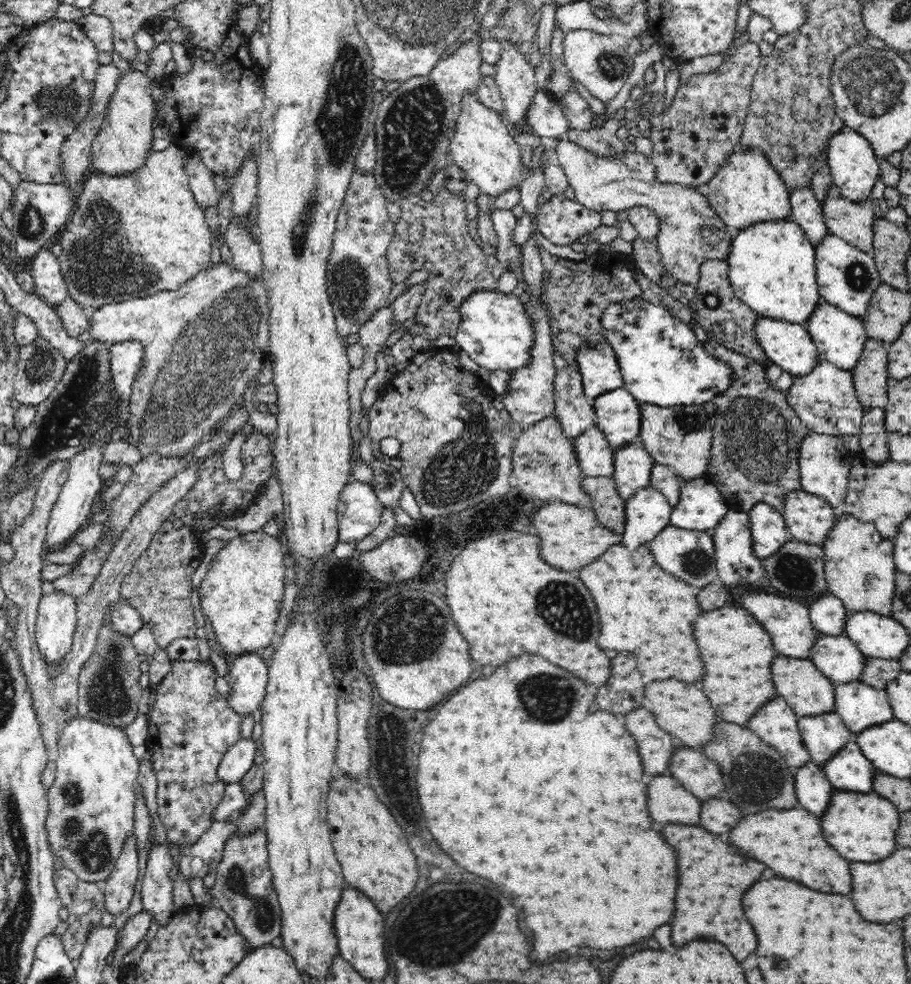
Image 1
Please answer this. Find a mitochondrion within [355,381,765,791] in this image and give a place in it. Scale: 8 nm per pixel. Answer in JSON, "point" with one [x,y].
{"point":[468,465]}

